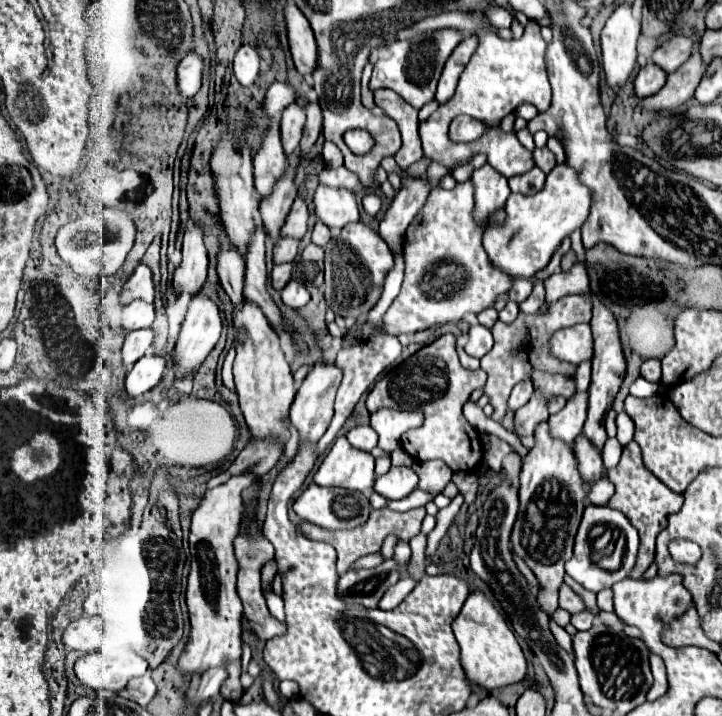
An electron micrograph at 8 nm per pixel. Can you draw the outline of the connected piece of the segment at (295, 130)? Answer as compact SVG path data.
M290 104L282 112L280 134L282 134L282 146L284 146L286 154L290 154L298 148L298 144L302 140L304 124L306 124L306 114L304 114L304 108L300 104Z

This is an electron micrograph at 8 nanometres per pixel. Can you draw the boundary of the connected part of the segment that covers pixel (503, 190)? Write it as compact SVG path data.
M486 164L474 170L470 180L474 184L474 220L478 224L486 224L494 212L504 208L510 196L508 178Z

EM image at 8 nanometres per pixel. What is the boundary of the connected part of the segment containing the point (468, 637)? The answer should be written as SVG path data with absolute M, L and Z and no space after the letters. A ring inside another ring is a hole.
M482 590L470 592L460 614L452 622L452 630L462 650L462 668L470 682L492 690L520 682L526 676L526 658L516 634L512 632L504 612Z

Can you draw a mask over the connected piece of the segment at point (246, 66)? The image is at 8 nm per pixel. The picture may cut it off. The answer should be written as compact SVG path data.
M244 44L234 56L234 74L242 86L254 84L260 72L260 54L256 46Z

